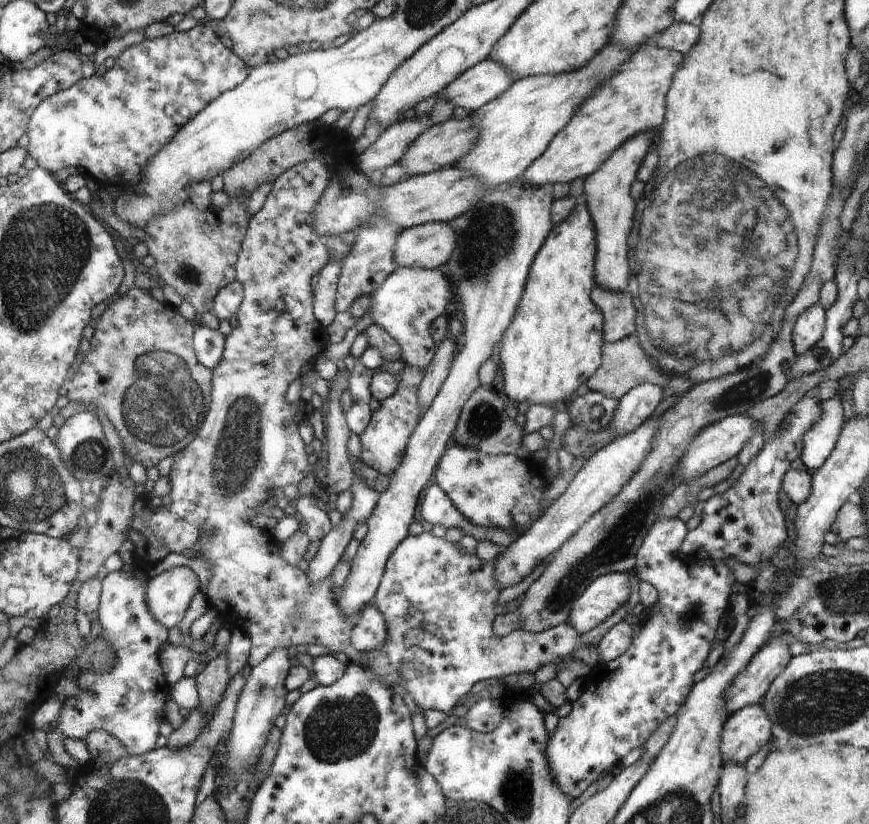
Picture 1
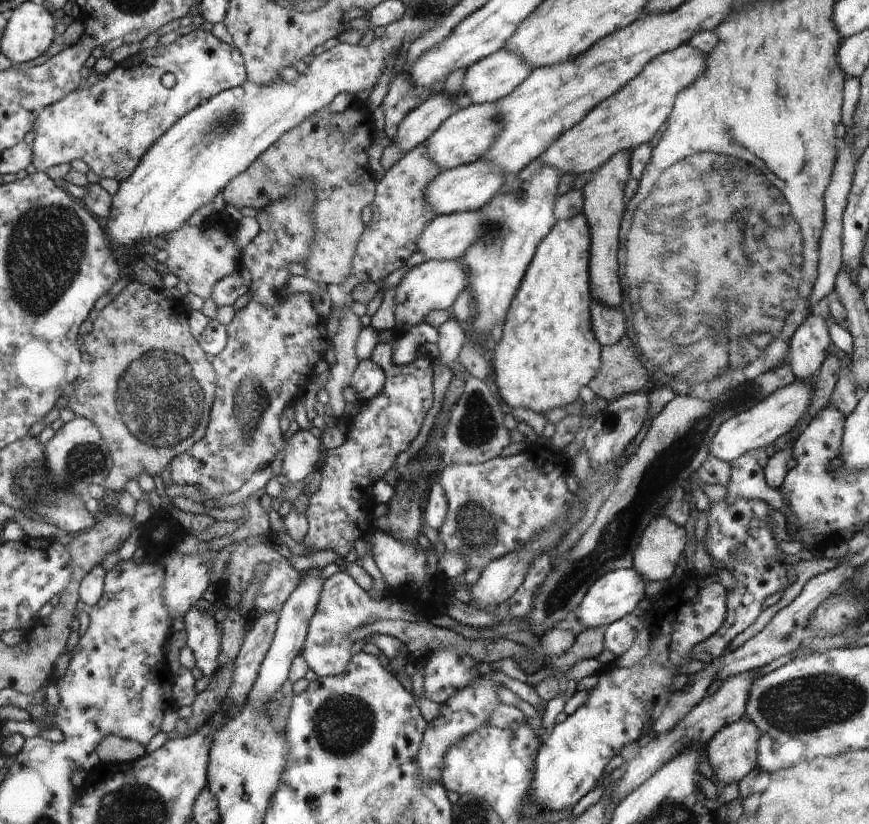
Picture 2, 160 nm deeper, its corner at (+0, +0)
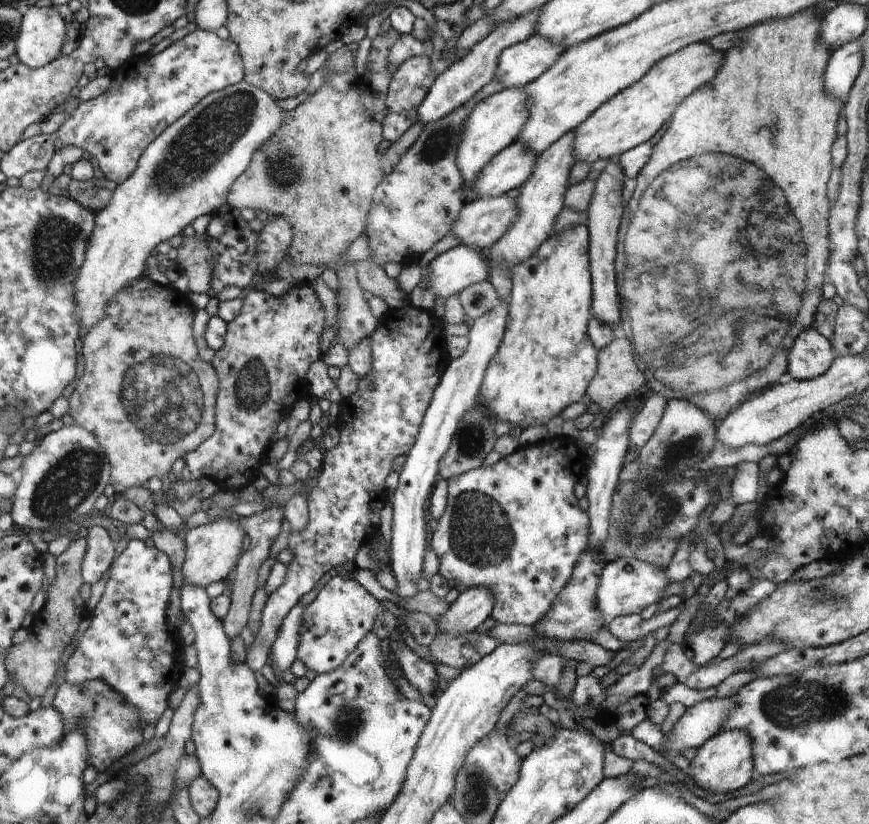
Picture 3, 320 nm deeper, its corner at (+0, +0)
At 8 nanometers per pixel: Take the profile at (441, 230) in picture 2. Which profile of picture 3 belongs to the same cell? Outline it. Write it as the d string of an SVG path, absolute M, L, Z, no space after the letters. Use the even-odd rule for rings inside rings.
M503 194L497 197L478 197L472 202L466 200L460 214L461 217L458 217L453 224L452 234L456 238L460 238L464 245L485 252L495 242L500 241L513 225L513 222L517 221L519 208L517 207L517 198Z

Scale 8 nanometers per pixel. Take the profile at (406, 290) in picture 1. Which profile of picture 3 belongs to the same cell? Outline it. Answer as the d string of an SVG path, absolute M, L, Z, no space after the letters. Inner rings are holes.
M458 245L438 255L426 268L429 285L438 302L458 295L470 285L488 281L488 262L485 252L466 245Z

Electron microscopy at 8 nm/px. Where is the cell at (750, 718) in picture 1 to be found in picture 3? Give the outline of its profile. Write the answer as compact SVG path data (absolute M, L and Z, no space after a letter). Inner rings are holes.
M724 731L710 737L689 762L689 774L702 790L736 792L755 778L753 742L746 731Z

